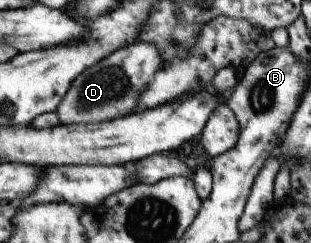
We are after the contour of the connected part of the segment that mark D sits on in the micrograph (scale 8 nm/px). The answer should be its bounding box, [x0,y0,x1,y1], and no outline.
[56,41,161,126]

